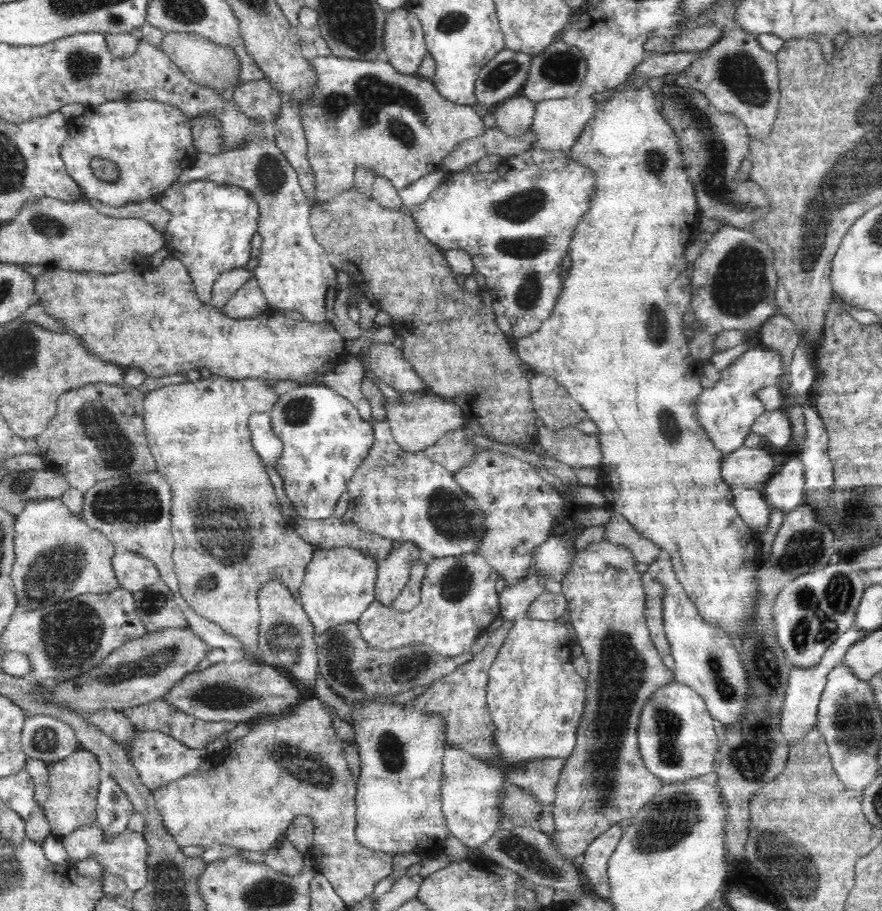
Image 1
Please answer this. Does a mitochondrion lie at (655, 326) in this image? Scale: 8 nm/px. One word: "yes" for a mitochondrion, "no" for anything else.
yes

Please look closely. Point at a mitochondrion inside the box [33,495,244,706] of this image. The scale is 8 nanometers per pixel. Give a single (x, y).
(69, 639)

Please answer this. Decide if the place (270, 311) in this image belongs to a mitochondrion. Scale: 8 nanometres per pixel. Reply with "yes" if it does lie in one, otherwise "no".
no

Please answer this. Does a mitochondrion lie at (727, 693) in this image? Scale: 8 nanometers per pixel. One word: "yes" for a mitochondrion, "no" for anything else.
yes

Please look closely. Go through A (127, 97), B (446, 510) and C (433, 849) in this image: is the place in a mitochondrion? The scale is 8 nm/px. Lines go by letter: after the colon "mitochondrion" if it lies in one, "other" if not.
A: other
B: mitochondrion
C: other

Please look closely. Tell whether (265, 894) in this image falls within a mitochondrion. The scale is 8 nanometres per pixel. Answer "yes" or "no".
yes

